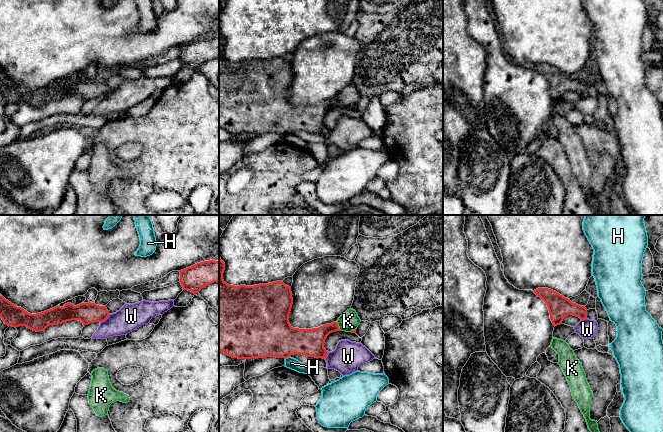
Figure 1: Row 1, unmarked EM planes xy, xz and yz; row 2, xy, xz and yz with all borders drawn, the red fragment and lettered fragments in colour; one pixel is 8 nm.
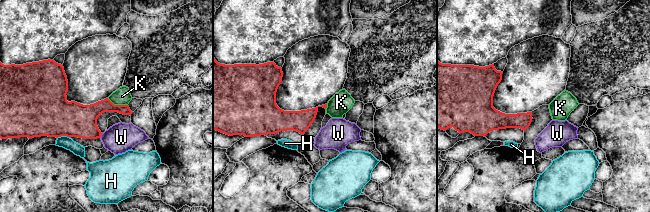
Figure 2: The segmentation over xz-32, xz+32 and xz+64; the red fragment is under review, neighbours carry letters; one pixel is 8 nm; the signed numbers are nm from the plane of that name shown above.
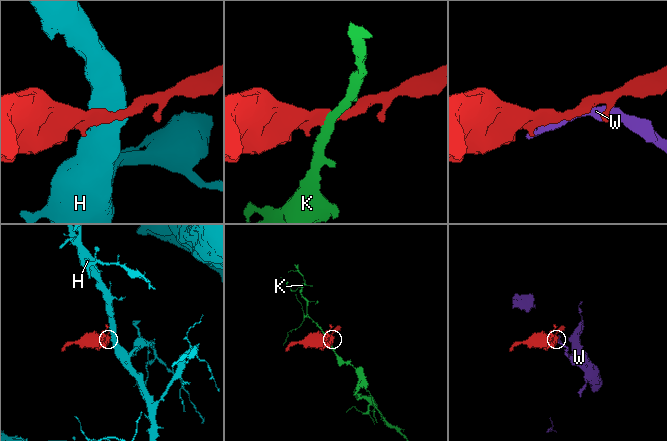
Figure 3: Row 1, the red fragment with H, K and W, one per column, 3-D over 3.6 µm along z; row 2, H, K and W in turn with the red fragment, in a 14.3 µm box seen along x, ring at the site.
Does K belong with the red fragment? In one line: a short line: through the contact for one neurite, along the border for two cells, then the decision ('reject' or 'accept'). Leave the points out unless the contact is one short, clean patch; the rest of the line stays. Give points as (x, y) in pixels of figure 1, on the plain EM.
line xz (336, 98), (341, 106); reject

